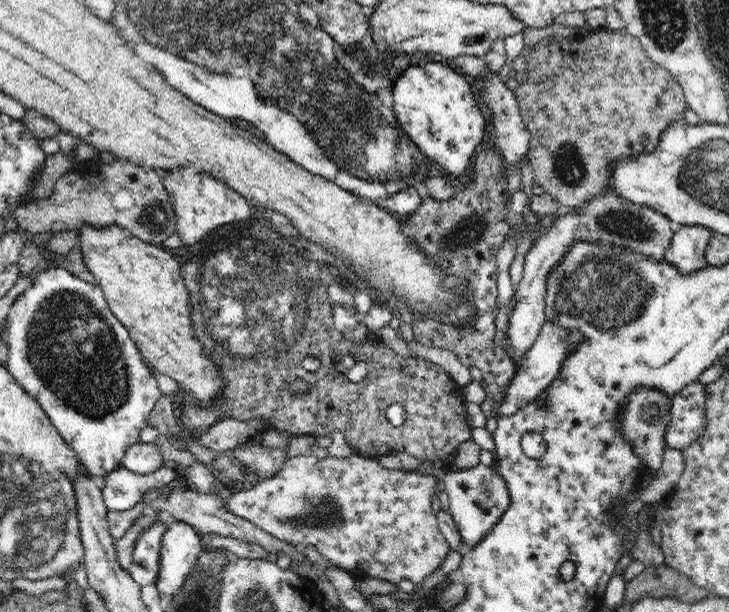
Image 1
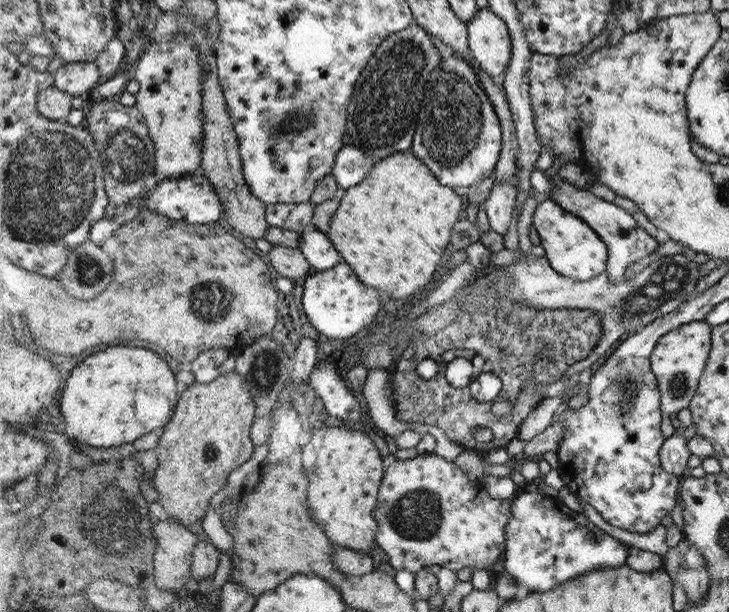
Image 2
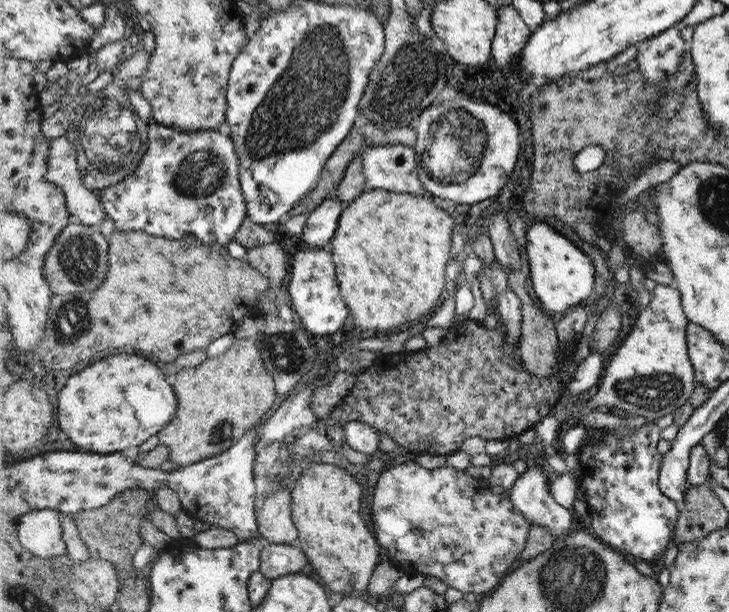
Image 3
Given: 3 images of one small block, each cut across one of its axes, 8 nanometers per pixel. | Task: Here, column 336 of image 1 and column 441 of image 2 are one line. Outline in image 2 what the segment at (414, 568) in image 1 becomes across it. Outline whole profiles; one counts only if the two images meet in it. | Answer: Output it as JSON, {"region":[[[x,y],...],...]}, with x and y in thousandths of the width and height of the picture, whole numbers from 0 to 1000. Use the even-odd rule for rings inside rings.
{"region":[[[595,742],[573,743],[560,752],[546,752],[529,765],[528,781],[520,797],[516,835],[517,886],[532,907],[535,922],[546,931],[567,936],[583,925],[602,922],[628,933],[639,925],[649,931],[671,931],[693,902],[693,864],[700,846],[700,815],[678,815],[669,810],[664,791],[639,781],[624,755]]]}

